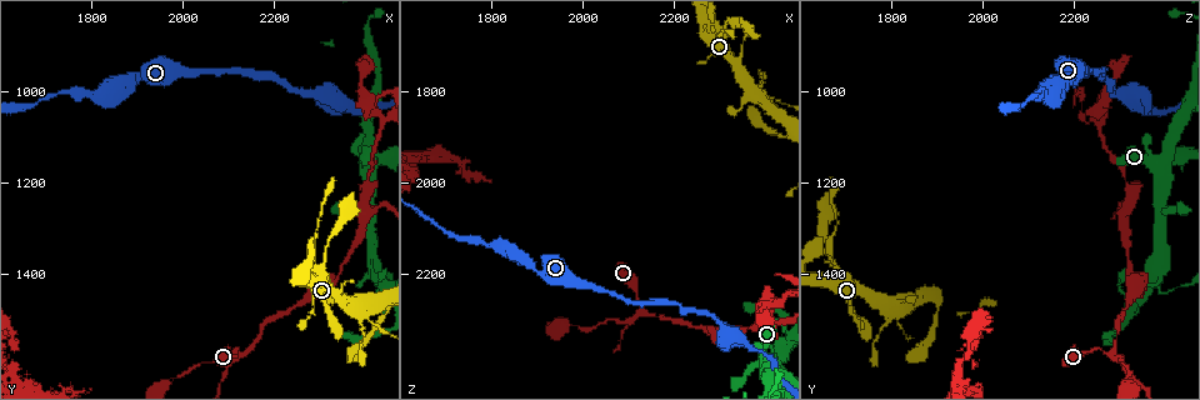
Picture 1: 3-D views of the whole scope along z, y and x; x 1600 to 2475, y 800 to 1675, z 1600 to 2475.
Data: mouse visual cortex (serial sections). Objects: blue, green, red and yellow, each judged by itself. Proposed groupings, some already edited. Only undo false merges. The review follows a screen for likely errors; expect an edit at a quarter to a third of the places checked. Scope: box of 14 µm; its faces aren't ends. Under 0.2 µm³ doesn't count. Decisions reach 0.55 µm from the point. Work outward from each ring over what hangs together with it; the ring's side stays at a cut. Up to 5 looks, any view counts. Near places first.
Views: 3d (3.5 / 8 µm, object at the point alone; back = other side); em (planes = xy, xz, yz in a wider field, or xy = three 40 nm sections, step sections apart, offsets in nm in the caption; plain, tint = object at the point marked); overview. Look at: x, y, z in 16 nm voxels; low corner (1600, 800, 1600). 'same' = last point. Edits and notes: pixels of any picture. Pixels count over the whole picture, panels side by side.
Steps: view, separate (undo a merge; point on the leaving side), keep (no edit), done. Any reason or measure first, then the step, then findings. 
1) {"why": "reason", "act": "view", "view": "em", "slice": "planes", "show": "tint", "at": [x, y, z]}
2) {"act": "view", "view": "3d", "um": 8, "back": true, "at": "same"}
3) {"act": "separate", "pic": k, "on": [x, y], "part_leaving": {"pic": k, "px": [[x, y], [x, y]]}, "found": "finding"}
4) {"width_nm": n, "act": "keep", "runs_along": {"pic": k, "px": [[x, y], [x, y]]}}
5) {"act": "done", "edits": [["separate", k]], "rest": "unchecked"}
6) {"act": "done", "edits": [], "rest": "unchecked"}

{"why": "two arms in line, one across", "act": "view", "view": "3d", "um": 8, "back": true, "at": [2430, 1420, 2375]}

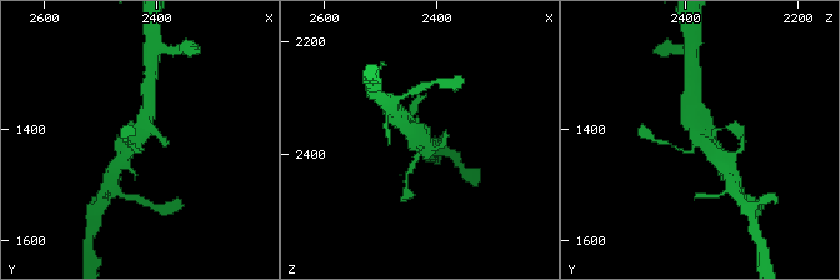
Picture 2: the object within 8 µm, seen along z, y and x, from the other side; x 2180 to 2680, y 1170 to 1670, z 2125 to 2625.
{"act": "view", "view": "3d", "um": 3.5, "at": [2430, 1415, 2370]}

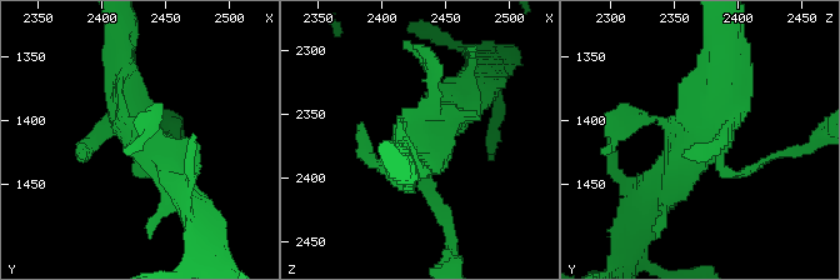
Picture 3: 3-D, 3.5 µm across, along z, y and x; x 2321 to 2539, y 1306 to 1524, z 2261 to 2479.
{"why": "need the tissue", "act": "view", "view": "em", "slice": "xy", "step": 3, "show": "tint", "at": [2430, 1418, 2374]}

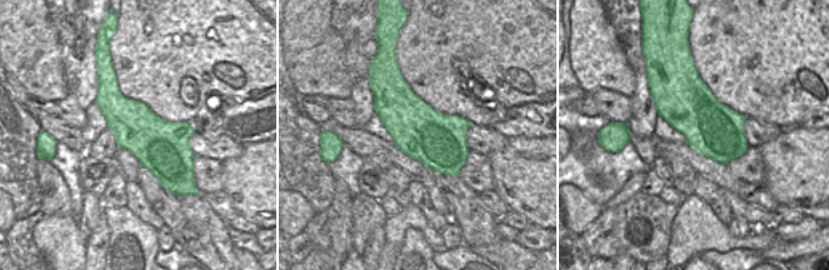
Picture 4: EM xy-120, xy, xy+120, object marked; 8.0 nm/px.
{"act": "keep", "runs_along": {"pic": 3, "px": [[120, 65], [128, 126], [189, 199]]}, "found": "continuous, no second cell"}

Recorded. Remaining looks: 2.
{"why": "abrupt turn", "act": "view", "view": "3d", "um": 3.5, "back": true, "at": [2135, 1580, 2285]}

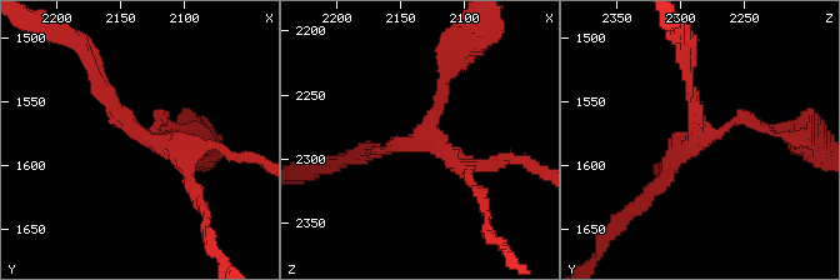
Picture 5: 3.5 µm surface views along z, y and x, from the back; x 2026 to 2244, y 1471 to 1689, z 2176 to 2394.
{"why": "need the tissue", "act": "view", "view": "em", "slice": "xy", "step": 3, "show": "tint", "at": [2130, 1578, 2282]}

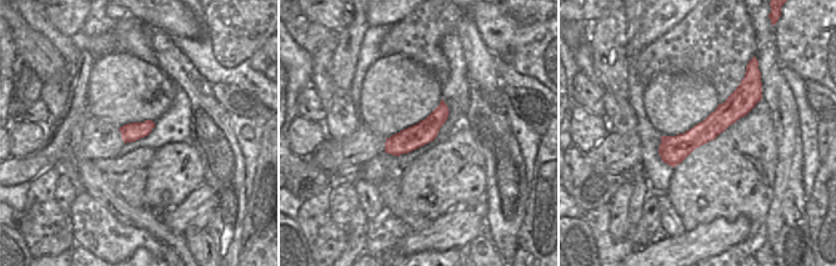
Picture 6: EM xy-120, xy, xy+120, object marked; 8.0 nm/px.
{"act": "keep", "runs_along": {"pic": 5, "px": [[458, 70], [423, 135], [373, 154]]}, "found": "all the same cell"}

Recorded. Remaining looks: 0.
{"act": "done", "edits": [], "rest": "unchecked"}

